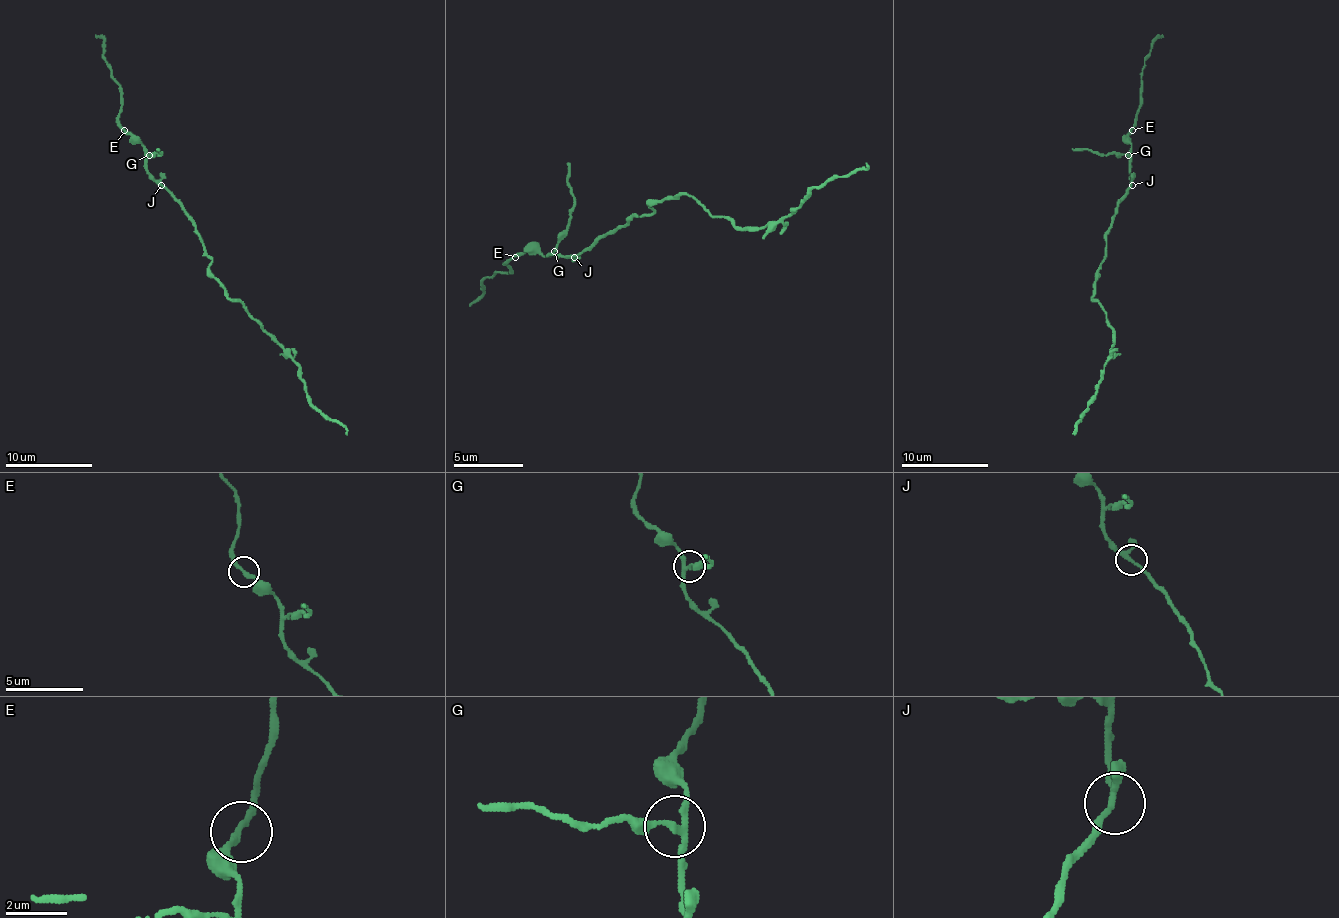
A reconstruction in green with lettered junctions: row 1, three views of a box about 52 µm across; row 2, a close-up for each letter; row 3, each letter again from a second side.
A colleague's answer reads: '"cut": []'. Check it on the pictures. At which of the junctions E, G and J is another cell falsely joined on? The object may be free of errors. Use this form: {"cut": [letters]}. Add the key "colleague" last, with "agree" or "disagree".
{"cut": ["G"], "colleague": "disagree"}

